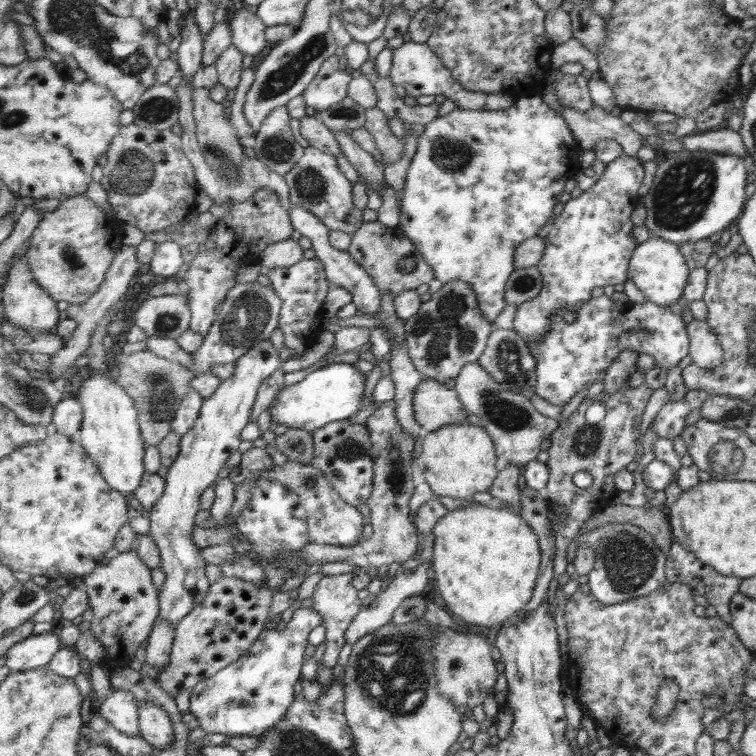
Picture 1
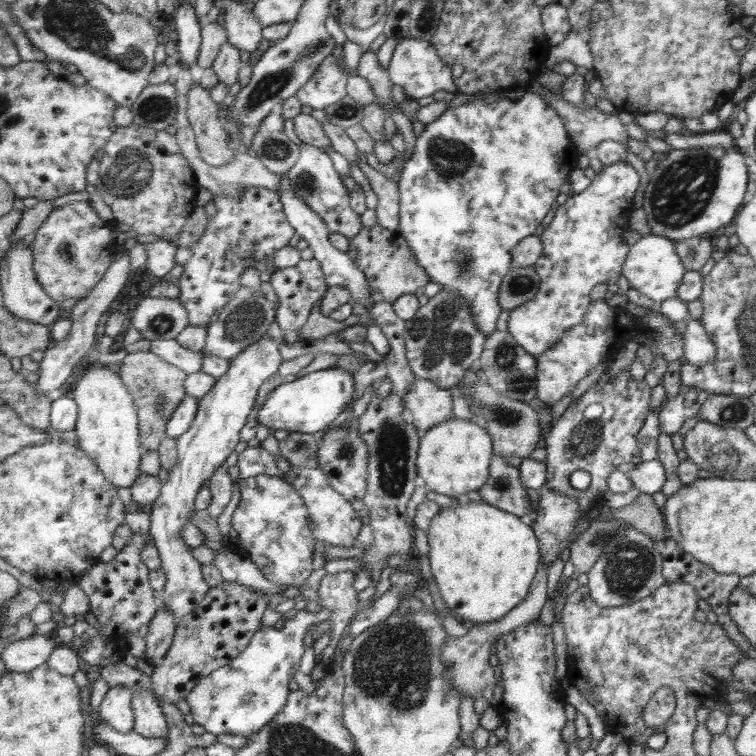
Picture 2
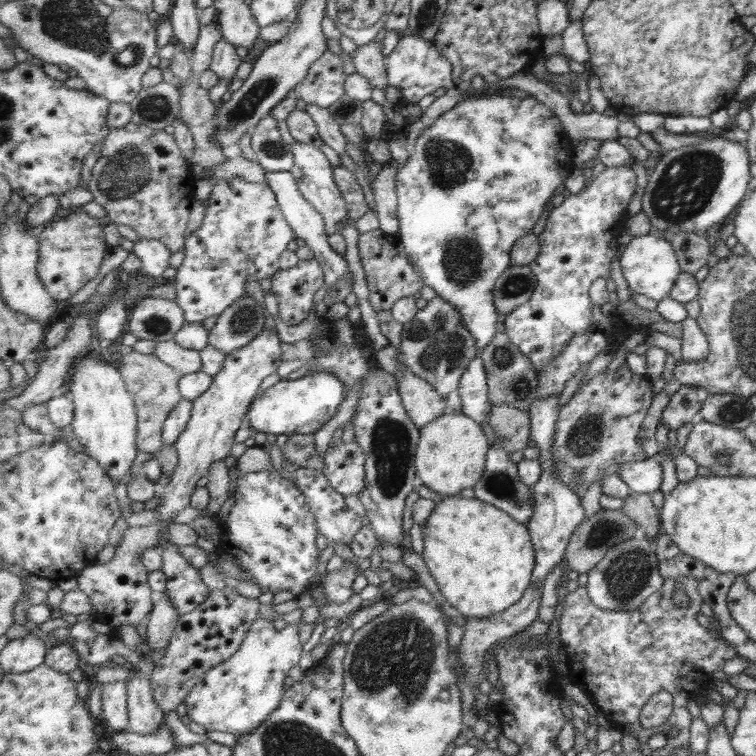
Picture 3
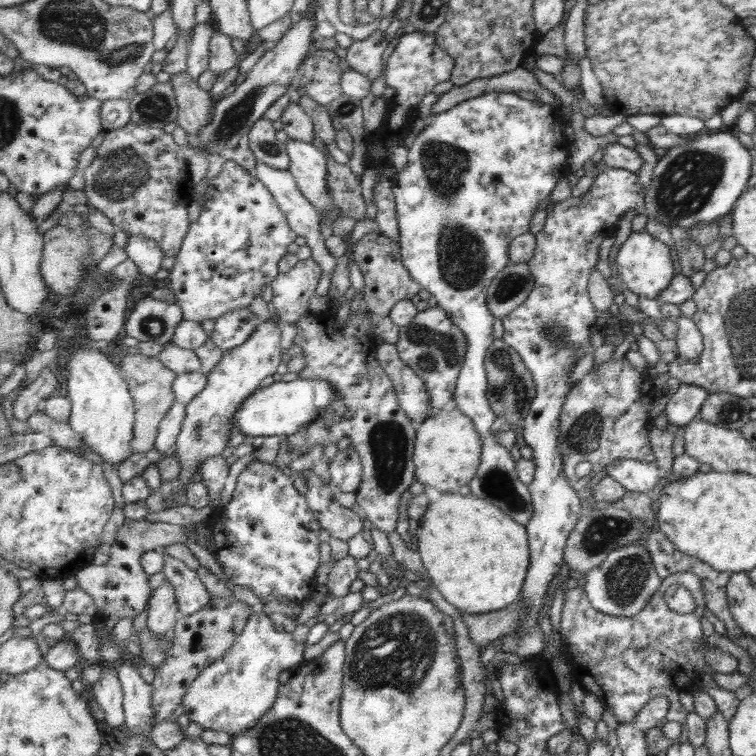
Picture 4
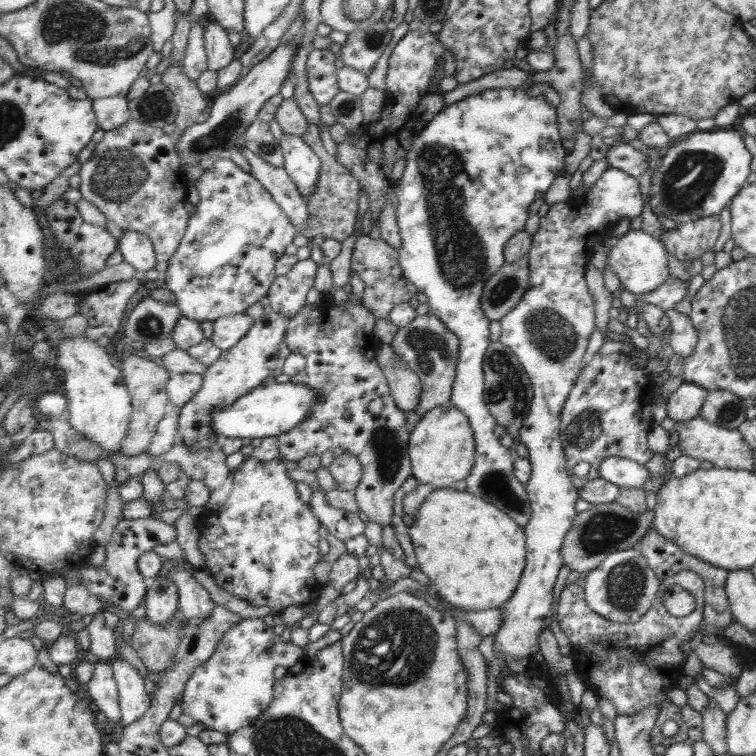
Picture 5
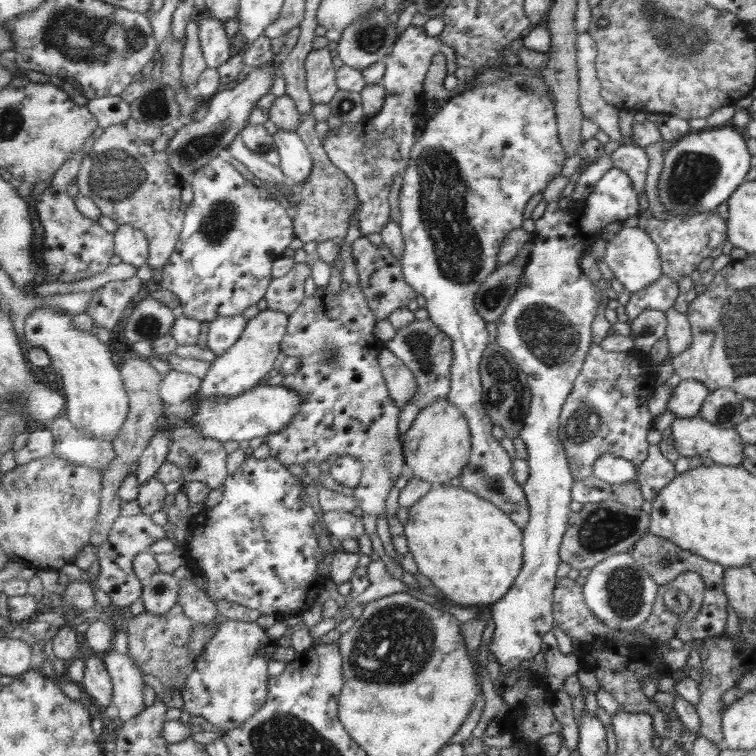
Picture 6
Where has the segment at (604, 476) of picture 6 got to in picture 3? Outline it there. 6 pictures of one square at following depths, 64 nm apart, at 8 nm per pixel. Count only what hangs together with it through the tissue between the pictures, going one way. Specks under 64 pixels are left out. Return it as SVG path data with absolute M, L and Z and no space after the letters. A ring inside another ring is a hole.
M659 456L639 460L639 462L625 462L619 466L617 476L629 486L633 494L653 494L661 486L663 466Z

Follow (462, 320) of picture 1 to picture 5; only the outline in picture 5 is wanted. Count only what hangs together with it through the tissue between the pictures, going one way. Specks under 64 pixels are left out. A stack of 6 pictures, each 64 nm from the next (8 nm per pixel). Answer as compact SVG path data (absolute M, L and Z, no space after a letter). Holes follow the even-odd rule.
M429 310L427 316L417 316L409 326L399 328L397 338L393 340L393 348L397 356L401 356L409 364L409 368L419 374L419 380L423 384L423 396L417 410L407 414L409 426L417 426L421 418L427 416L427 412L451 402L457 372L459 372L457 368L461 358L461 340L459 340L459 334L449 330L447 324Z

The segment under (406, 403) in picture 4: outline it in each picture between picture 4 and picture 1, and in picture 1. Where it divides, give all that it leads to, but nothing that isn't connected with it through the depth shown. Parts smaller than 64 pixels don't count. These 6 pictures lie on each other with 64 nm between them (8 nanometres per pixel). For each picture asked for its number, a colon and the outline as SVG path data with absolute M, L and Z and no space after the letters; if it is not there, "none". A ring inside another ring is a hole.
1: M427 378L419 384L415 394L415 418L423 424L425 438L443 426L469 424L459 392Z
2: M415 380L409 388L409 394L405 398L411 422L417 426L421 438L425 434L445 422L453 420L453 396L449 390L441 390L429 380Z
3: M389 344L385 350L375 352L375 358L379 360L381 370L395 374L407 414L419 428L427 428L431 422L437 422L449 412L447 396L431 388L427 380L413 374L413 370L401 362L401 352L395 346Z

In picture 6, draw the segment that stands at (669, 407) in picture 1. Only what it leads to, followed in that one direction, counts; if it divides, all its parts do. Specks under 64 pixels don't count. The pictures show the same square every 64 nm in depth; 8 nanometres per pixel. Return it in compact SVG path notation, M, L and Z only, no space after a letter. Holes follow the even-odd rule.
M685 378L673 388L667 408L675 418L693 418L699 414L699 408L707 396L709 396L709 390L703 388L703 384L699 384L697 380Z

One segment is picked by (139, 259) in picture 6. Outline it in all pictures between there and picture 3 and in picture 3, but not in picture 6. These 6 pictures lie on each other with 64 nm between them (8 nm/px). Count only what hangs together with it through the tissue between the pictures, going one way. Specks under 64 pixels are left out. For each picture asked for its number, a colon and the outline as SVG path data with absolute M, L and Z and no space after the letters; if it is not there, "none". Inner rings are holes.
3: M139 240L135 242L135 248L131 252L141 258L141 270L151 278L159 278L169 268L171 250L159 240Z
4: M139 234L129 238L129 246L125 248L125 252L131 260L137 262L141 274L145 274L151 280L153 280L153 274L157 274L161 270L161 264L167 258L161 250L161 244L157 244L155 240L149 240L145 236L139 236Z
5: M125 232L119 240L119 252L123 254L125 262L131 262L139 270L139 274L145 274L159 262L155 254L155 244L149 240L149 236L141 232Z

